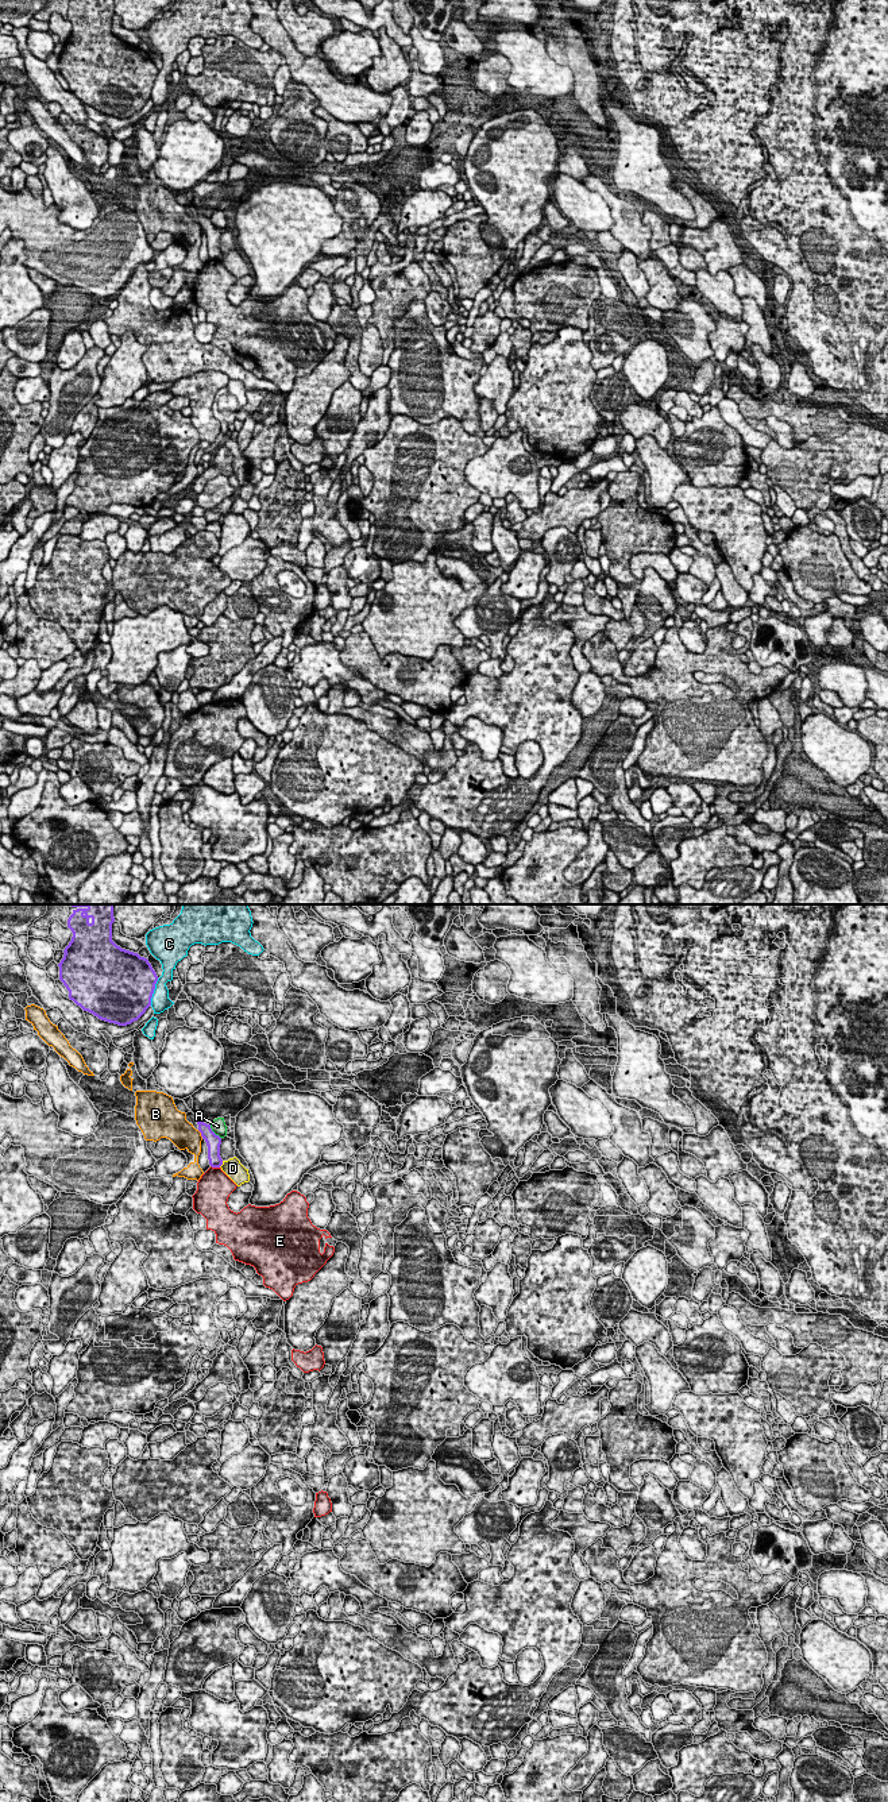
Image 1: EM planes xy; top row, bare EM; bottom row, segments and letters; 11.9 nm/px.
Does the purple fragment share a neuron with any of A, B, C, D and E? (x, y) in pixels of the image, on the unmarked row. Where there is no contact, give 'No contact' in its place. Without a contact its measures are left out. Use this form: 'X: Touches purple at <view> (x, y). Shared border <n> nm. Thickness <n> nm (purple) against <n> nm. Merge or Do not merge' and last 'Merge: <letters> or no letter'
A: Touches purple at xy (212, 224). Shared border 220 nm. Thickness 170 nm (purple) against 170 nm. Do not merge
B: Touches purple at xy (201, 227). Shared border 130 nm. Thickness 170 nm (purple) against 320 nm. Do not merge
C: Touches purple at xy (153, 85). Shared border 340 nm. Thickness 500 nm (purple) against 220 nm. Do not merge
D: Touches purple at xy (222, 257). Shared border 100 nm. Thickness 160 nm (purple) against 220 nm. Do not merge
E: Touches purple at xy (215, 259). Shared border 120 nm. Thickness 160 nm (purple) against 400 nm. Do not merge
Merge: no letter

